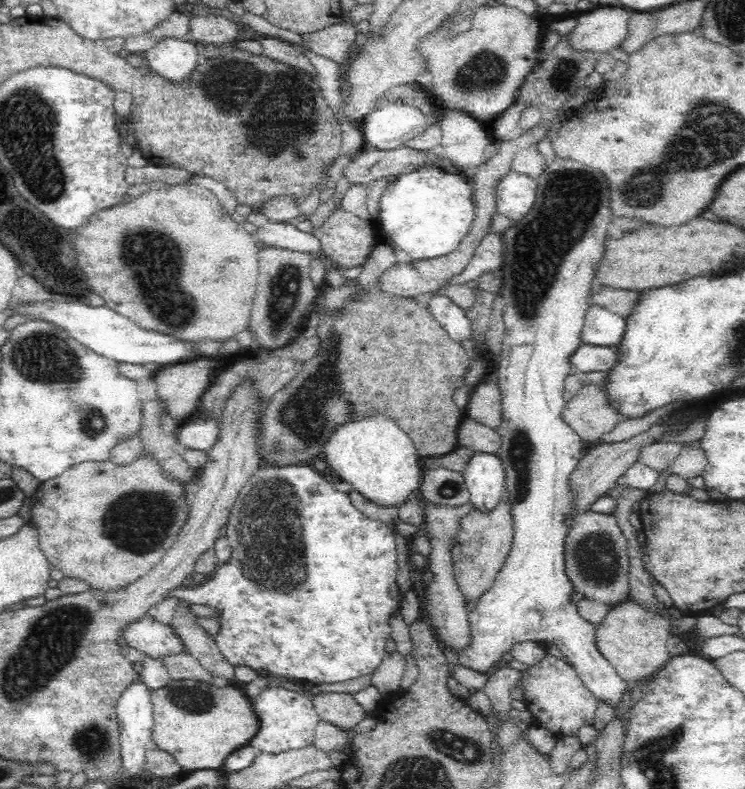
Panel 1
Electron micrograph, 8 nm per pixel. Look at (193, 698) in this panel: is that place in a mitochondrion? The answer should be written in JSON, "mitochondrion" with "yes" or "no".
{"mitochondrion":"yes"}

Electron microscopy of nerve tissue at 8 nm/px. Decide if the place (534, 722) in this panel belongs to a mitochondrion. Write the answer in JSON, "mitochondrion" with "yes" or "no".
{"mitochondrion":"no"}

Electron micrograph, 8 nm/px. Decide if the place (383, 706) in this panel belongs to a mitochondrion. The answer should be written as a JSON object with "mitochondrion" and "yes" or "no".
{"mitochondrion":"no"}

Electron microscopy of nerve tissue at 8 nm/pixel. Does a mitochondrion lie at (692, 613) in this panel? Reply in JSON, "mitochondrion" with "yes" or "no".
{"mitochondrion":"no"}

